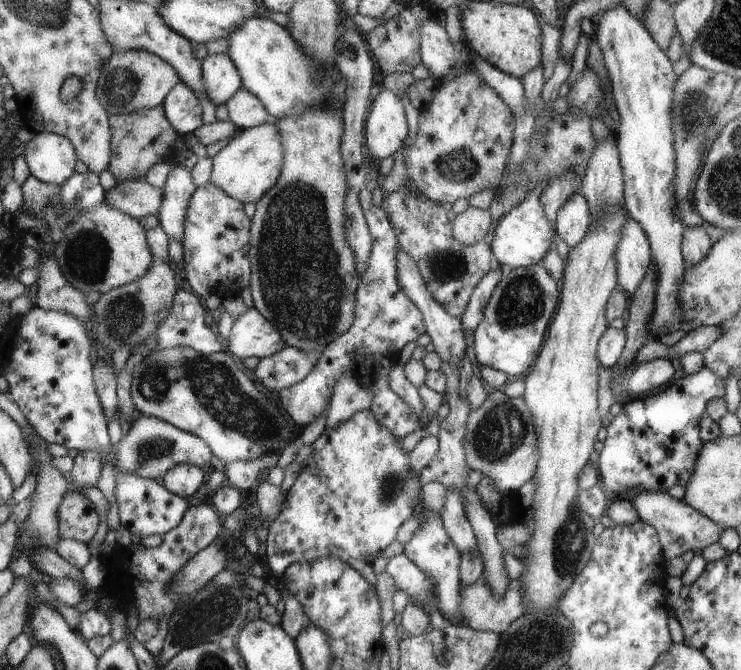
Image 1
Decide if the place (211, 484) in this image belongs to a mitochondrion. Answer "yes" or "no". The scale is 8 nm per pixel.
no

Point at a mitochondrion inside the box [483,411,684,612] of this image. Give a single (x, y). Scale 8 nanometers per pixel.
(571, 538)

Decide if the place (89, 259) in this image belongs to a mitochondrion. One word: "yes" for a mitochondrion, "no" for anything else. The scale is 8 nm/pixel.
yes

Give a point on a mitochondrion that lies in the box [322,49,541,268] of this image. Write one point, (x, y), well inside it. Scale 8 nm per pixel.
(456, 165)

